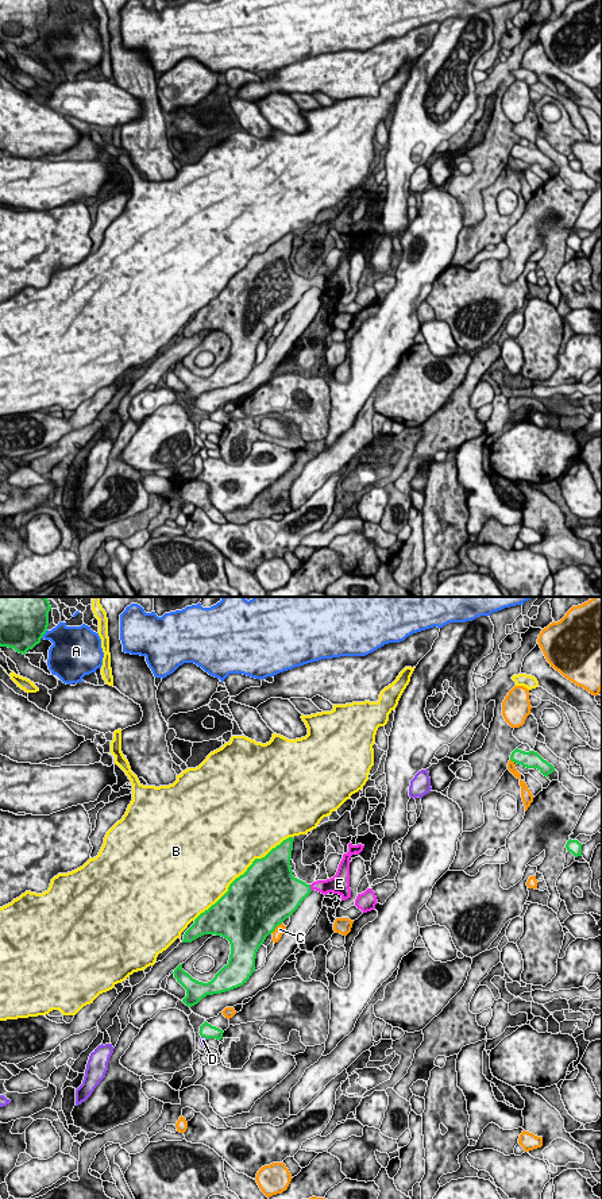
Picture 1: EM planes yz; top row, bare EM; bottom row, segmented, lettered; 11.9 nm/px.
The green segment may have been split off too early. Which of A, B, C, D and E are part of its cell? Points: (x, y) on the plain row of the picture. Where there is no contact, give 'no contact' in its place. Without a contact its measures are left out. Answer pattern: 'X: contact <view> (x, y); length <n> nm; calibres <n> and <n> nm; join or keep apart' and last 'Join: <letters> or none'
A: contact yz (45, 27); length 130 nm; calibres 480 and 300 nm; keep apart
B: contact yz (243, 269); length 1550 nm; calibres 500 and 480 nm; keep apart
C: contact yz (276, 322); length 170 nm; calibres 500 and 120 nm; keep apart
D: contact yz (204, 432); length 90 nm; calibres 180 and 70 nm; keep apart
E: contact yz (309, 282); length 80 nm; calibres 380 and 160 nm; join
Join: E

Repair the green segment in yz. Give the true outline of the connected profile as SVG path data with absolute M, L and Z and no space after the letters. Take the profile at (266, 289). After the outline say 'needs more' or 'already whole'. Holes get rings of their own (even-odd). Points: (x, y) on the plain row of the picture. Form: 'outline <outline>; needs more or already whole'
outline M289 232L265 252L255 254L247 266L229 279L228 286L185 327L182 338L192 338L204 329L216 329L231 339L228 359L208 378L193 374L182 365L182 359L174 365L174 373L186 385L182 394L186 401L192 402L207 390L231 386L247 378L255 366L259 342L298 304L312 285L324 290L339 289L341 296L351 293L350 254L355 248L359 250L364 240L350 238L333 273L306 279L293 271L293 236L294 232Z; needs more

